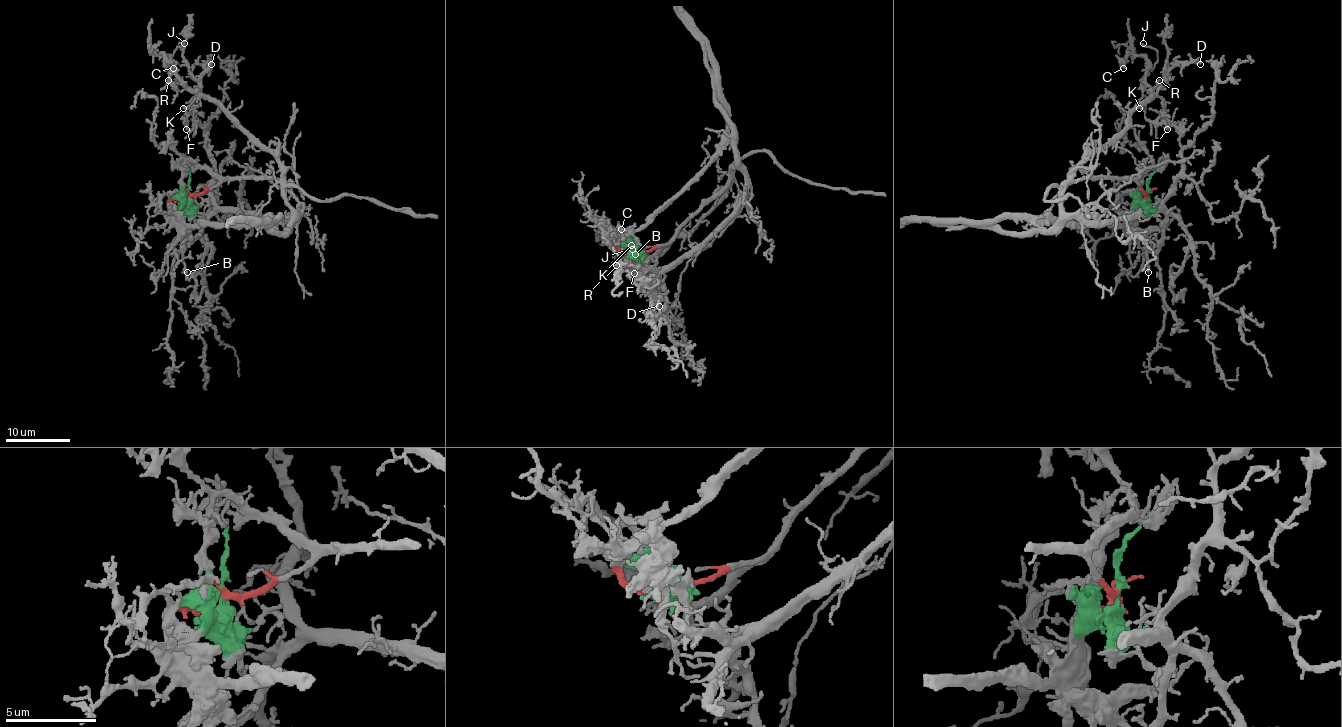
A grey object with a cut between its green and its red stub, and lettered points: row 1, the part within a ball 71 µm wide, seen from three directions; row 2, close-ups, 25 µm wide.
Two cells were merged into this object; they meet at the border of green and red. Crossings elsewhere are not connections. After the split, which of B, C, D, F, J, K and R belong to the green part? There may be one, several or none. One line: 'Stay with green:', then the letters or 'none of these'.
Stay with green: B

